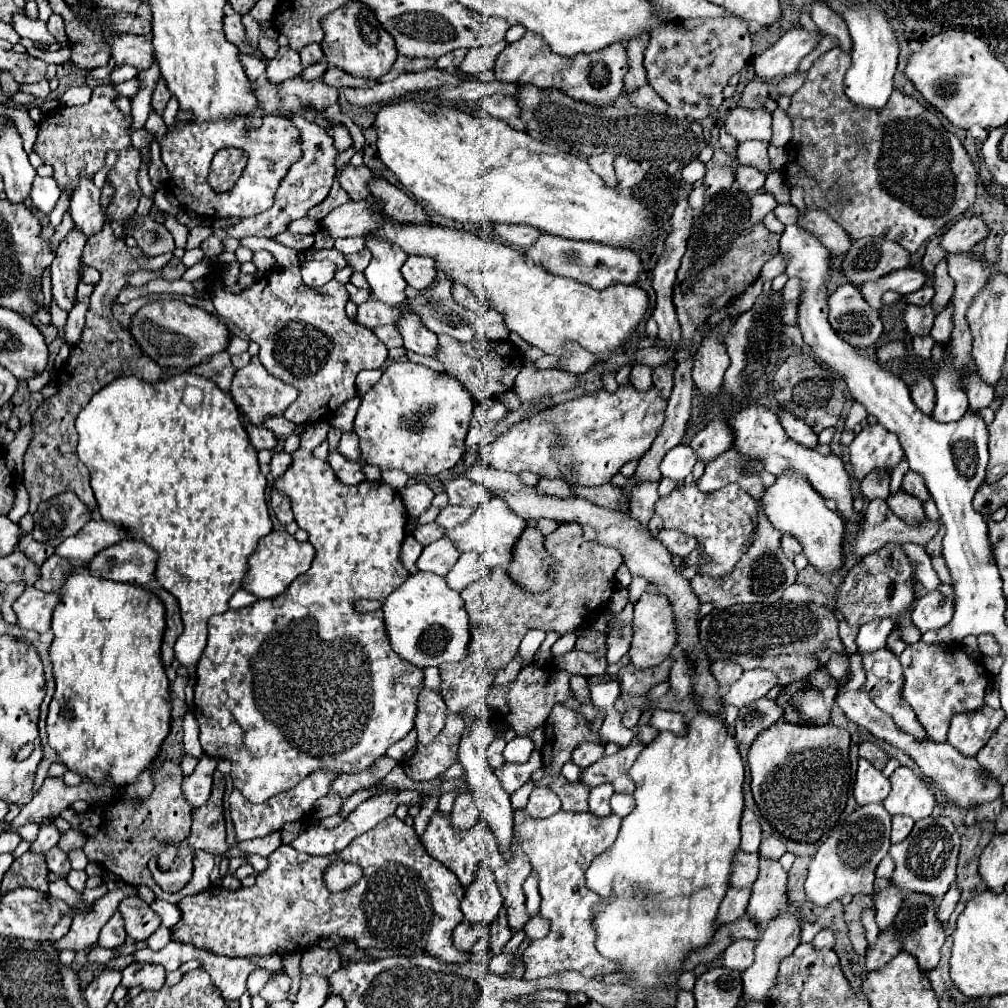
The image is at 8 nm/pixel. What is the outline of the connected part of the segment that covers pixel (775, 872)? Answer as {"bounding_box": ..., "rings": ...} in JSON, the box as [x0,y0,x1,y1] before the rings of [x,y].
{"bounding_box":[748,859,786,927],"rings":[[[760,859],[760,875],[754,883],[748,903],[748,915],[762,927],[780,913],[780,901],[786,893],[786,871],[780,861]]]}

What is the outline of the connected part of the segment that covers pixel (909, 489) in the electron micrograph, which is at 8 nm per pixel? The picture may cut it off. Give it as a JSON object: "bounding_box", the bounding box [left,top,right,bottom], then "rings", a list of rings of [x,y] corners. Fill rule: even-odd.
{"bounding_box":[902,471,930,501],"rings":[[[908,471],[908,473],[904,475],[904,479],[902,479],[902,489],[904,489],[906,493],[918,497],[920,501],[930,499],[930,493],[928,493],[924,481],[922,481],[922,475],[918,475],[918,473],[914,473],[914,471]]]}

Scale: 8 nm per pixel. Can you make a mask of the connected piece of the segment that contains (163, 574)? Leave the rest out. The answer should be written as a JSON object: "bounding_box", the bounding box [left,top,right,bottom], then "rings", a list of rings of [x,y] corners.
{"bounding_box":[76,373,272,667],"rings":[[[178,373],[174,375],[174,379],[162,379],[156,383],[146,383],[140,377],[120,377],[116,381],[112,381],[110,385],[102,387],[92,399],[90,403],[80,411],[78,419],[76,419],[76,431],[78,431],[78,457],[82,459],[82,463],[88,467],[90,471],[90,483],[94,489],[94,497],[98,503],[98,511],[102,515],[104,521],[118,521],[118,525],[130,525],[130,529],[134,529],[134,533],[140,533],[138,539],[142,539],[144,543],[150,543],[152,549],[158,551],[158,567],[156,567],[156,581],[176,597],[178,605],[180,605],[180,615],[182,615],[182,623],[184,623],[184,631],[178,637],[176,645],[174,645],[174,655],[176,659],[188,667],[188,665],[196,665],[204,645],[206,645],[206,623],[212,615],[224,613],[228,611],[228,599],[240,589],[240,581],[246,575],[246,561],[250,557],[250,553],[256,549],[256,543],[260,537],[268,535],[272,531],[272,521],[268,515],[268,507],[266,507],[266,477],[260,473],[258,467],[258,459],[256,459],[256,449],[250,445],[248,433],[242,425],[240,419],[240,411],[234,405],[230,393],[224,393],[212,379],[206,379],[202,375],[194,375],[194,373]]]}

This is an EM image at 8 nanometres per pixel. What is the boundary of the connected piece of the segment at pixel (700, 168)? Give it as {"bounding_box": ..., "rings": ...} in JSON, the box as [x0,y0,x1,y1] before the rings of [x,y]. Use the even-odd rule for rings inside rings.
{"bounding_box":[682,159,706,184],"rings":[[[695,159],[688,163],[682,169],[682,179],[685,183],[693,184],[697,180],[704,177],[706,172],[705,164],[700,160]]]}

